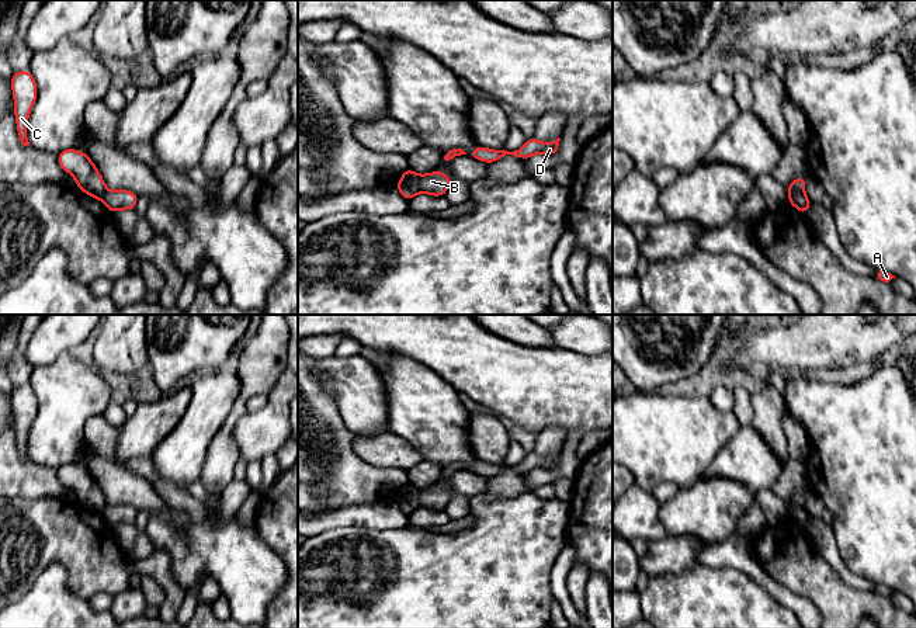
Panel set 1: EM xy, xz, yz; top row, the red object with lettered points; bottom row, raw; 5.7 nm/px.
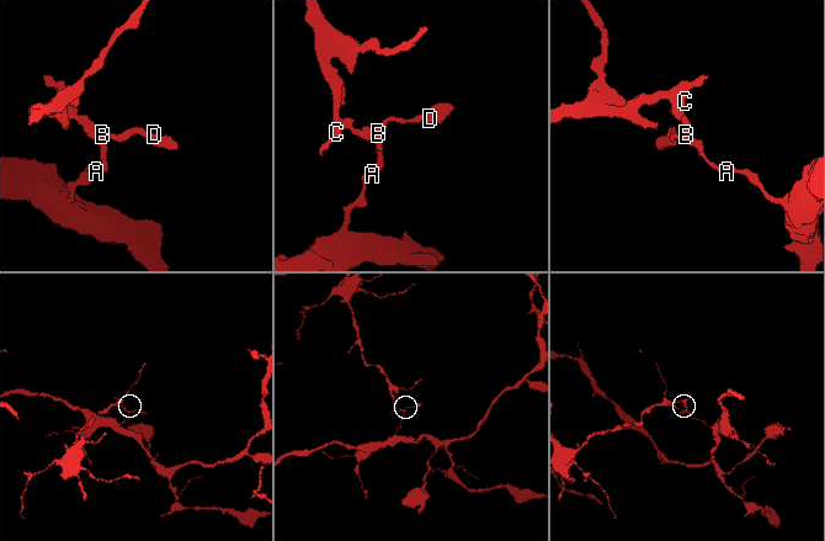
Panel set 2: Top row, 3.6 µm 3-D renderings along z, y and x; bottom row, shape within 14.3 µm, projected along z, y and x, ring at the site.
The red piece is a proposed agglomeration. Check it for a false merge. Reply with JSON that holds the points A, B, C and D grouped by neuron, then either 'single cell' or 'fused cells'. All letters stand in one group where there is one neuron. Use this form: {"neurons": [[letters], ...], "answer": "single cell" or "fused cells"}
{"neurons": [["A", "B", "D"], ["C"]], "answer": "fused cells"}

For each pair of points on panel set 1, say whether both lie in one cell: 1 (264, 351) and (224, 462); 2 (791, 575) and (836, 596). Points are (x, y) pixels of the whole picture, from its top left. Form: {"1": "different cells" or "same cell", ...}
{"1": "same cell", "2": "same cell"}

